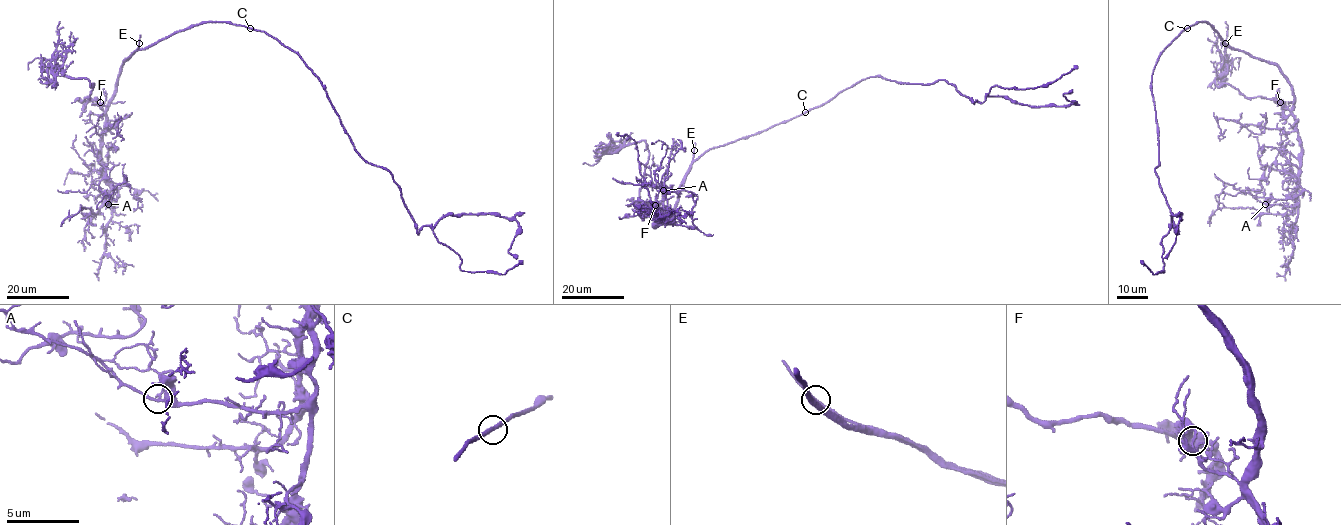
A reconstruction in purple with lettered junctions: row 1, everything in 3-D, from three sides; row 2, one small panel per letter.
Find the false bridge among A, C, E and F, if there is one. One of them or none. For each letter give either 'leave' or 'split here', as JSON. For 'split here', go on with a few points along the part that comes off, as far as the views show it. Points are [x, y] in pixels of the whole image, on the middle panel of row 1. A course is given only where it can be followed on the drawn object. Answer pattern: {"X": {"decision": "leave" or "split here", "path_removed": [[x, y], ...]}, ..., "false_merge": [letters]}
{"A": {"decision": "leave"}, "C": {"decision": "leave"}, "E": {"decision": "leave"}, "F": {"decision": "split here", "path_removed": [[655, 205], [639, 202], [648, 161], [646, 141], [607, 151], [632, 133]]}, "false_merge": ["F"]}

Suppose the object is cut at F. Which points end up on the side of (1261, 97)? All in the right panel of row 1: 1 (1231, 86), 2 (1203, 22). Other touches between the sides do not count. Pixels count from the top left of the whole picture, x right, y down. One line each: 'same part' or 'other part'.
1: same part
2: other part

